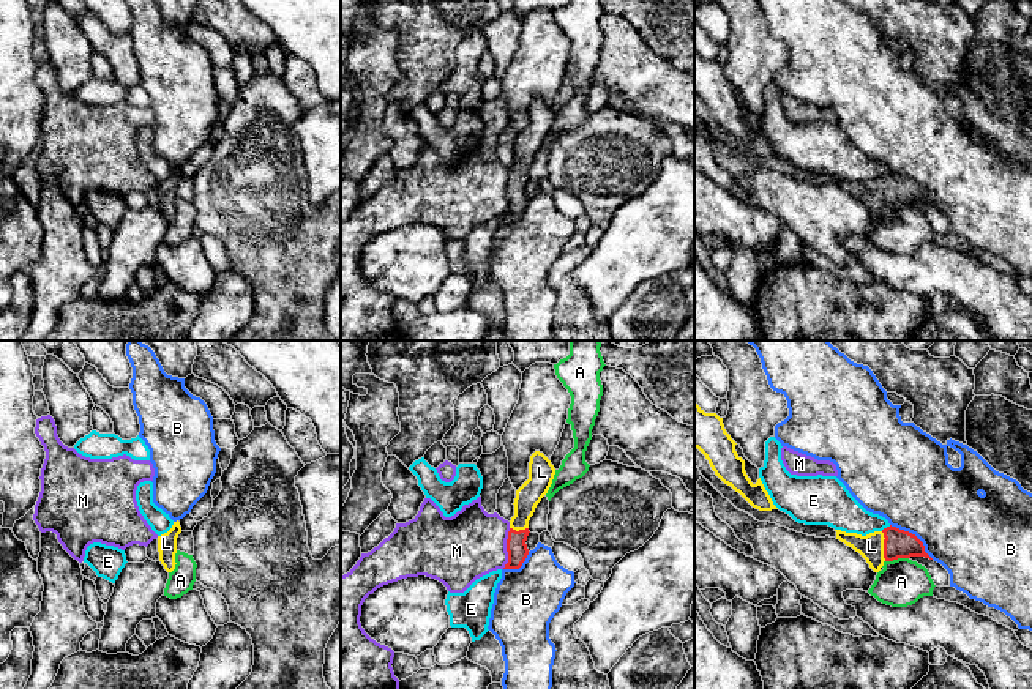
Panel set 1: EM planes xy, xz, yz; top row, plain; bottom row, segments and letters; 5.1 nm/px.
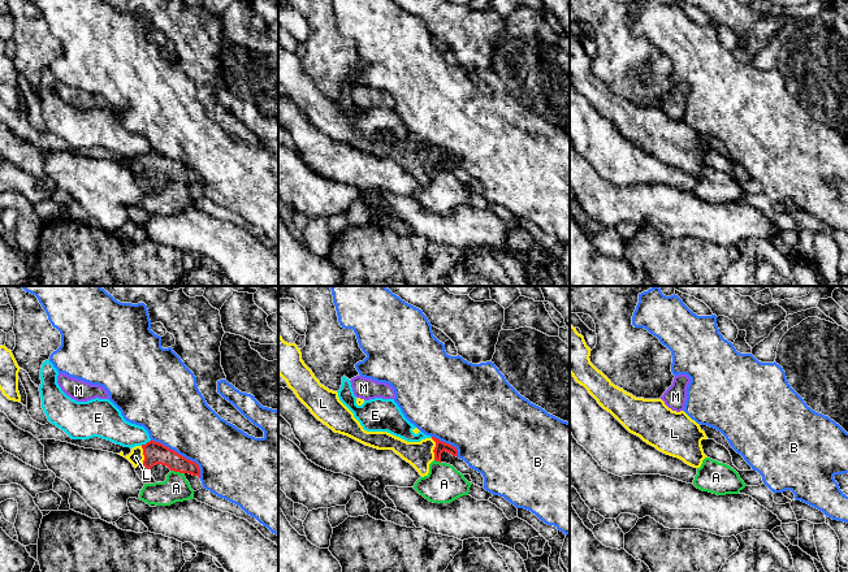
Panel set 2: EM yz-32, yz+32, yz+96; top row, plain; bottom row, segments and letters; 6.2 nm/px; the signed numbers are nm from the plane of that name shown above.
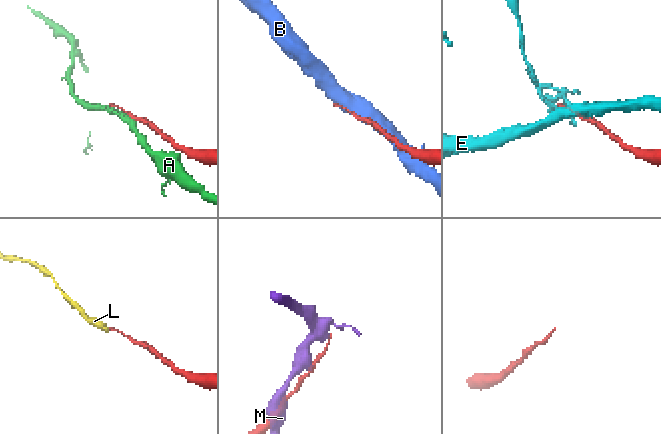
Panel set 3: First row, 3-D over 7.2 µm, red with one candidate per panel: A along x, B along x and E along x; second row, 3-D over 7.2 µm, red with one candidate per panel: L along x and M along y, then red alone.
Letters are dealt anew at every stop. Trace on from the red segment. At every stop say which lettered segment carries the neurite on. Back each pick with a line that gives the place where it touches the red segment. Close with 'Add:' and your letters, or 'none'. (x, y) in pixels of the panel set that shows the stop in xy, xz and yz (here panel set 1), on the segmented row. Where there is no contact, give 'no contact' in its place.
L: contact yz (884, 546)
Add: L

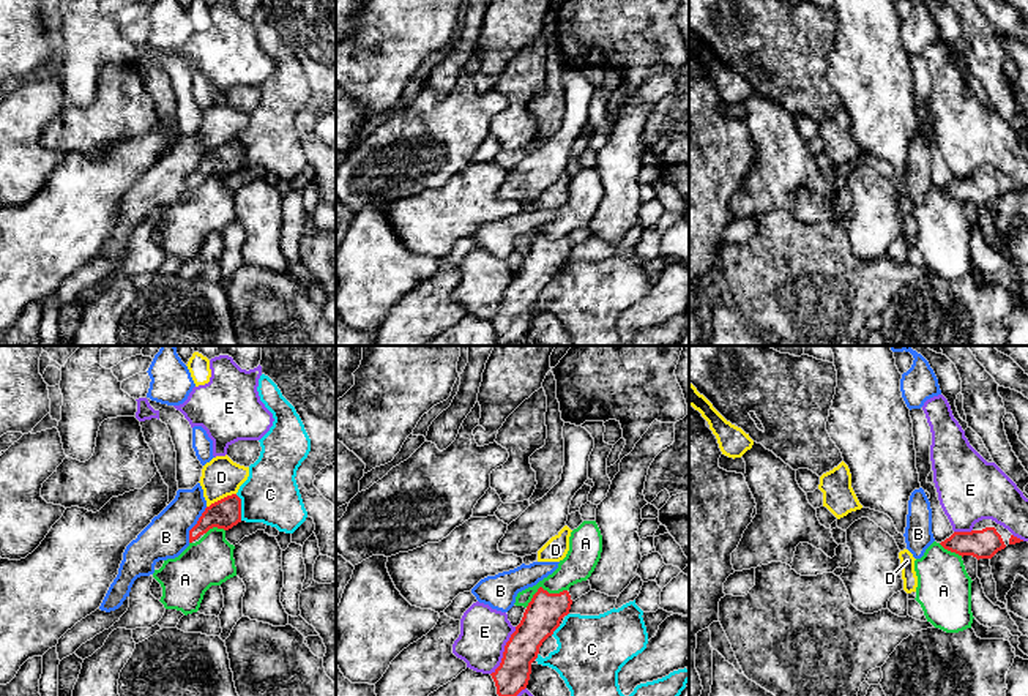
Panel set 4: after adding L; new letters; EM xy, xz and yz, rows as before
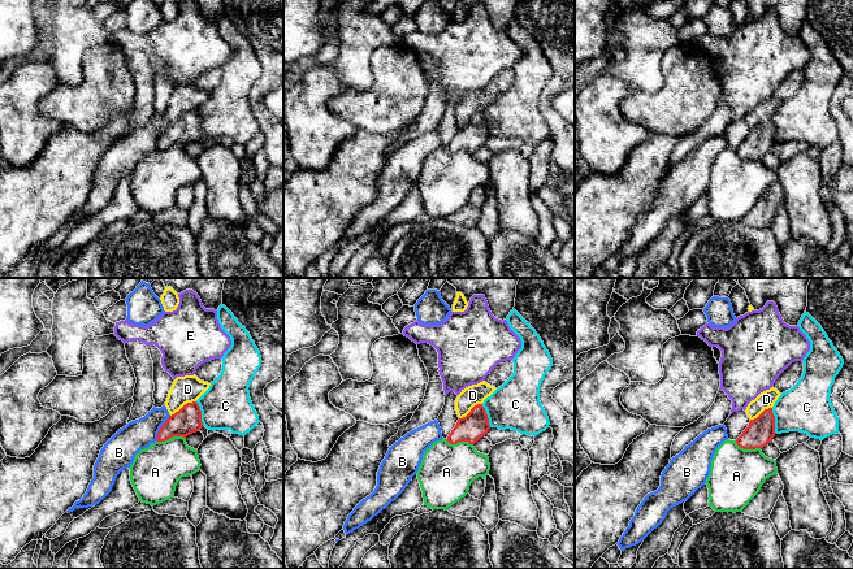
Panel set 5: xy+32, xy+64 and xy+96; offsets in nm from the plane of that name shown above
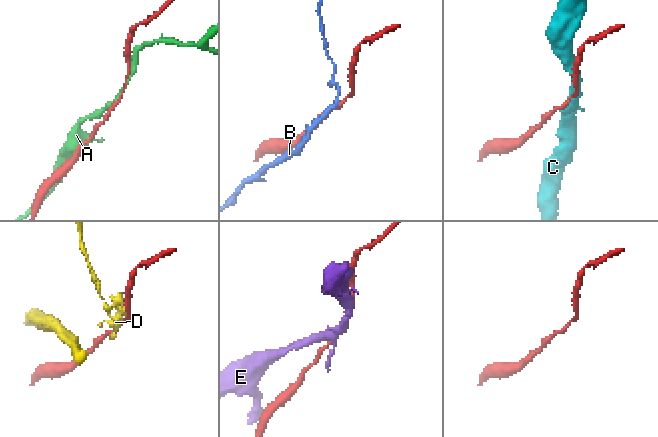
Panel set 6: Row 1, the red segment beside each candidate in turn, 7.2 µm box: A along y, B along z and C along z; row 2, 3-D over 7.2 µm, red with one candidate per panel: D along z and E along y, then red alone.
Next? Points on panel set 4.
Add: none

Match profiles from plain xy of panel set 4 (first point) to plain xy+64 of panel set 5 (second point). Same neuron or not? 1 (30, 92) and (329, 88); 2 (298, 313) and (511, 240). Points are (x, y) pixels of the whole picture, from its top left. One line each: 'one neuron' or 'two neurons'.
1: one neuron
2: one neuron

